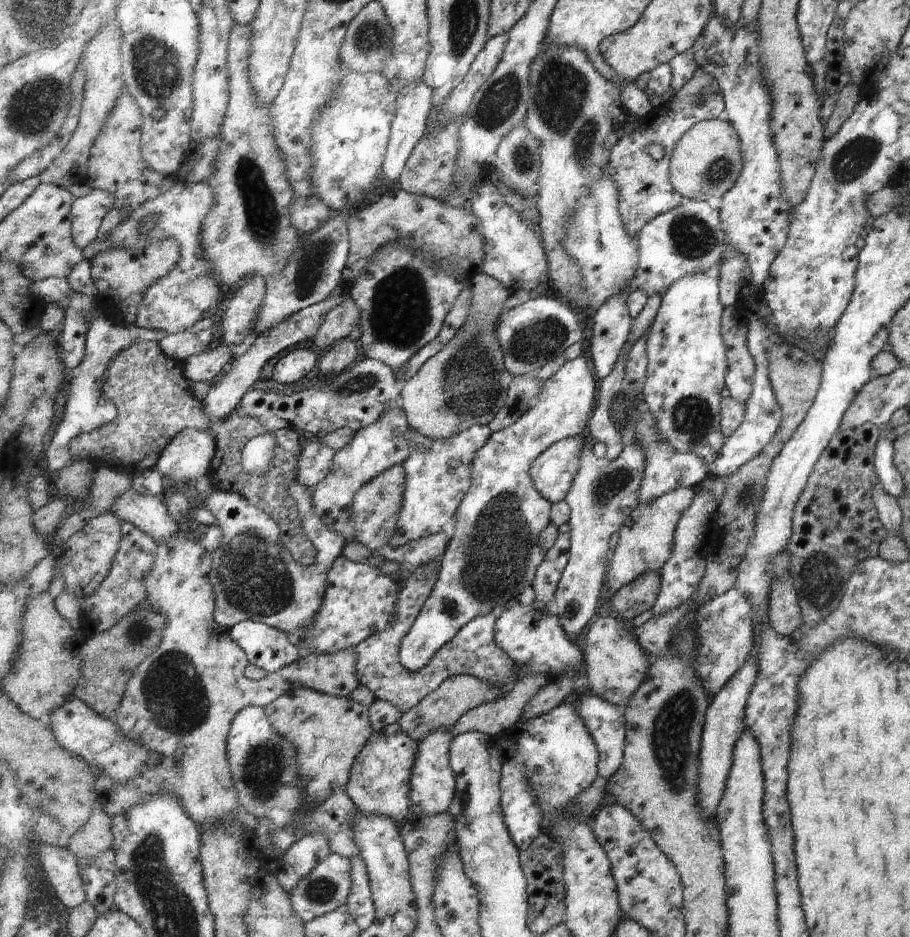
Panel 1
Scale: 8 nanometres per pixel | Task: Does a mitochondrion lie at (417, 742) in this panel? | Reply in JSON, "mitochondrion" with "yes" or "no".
{"mitochondrion":"no"}

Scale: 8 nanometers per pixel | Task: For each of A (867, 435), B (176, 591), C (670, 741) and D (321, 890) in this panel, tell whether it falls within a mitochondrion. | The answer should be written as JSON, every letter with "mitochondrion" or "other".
{"A":"other","B":"other","C":"mitochondrion","D":"mitochondrion"}

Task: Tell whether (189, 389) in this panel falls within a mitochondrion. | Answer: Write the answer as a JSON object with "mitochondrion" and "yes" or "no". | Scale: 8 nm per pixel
{"mitochondrion":"no"}

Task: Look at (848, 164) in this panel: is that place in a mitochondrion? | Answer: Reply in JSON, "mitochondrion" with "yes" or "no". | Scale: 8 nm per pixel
{"mitochondrion":"yes"}

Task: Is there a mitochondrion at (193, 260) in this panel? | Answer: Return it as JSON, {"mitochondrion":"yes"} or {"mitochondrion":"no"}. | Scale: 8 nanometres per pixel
{"mitochondrion":"no"}

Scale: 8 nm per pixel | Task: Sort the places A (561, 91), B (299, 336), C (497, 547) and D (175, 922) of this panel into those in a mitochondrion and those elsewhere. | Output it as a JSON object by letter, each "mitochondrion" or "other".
{"A":"mitochondrion","B":"other","C":"mitochondrion","D":"mitochondrion"}

